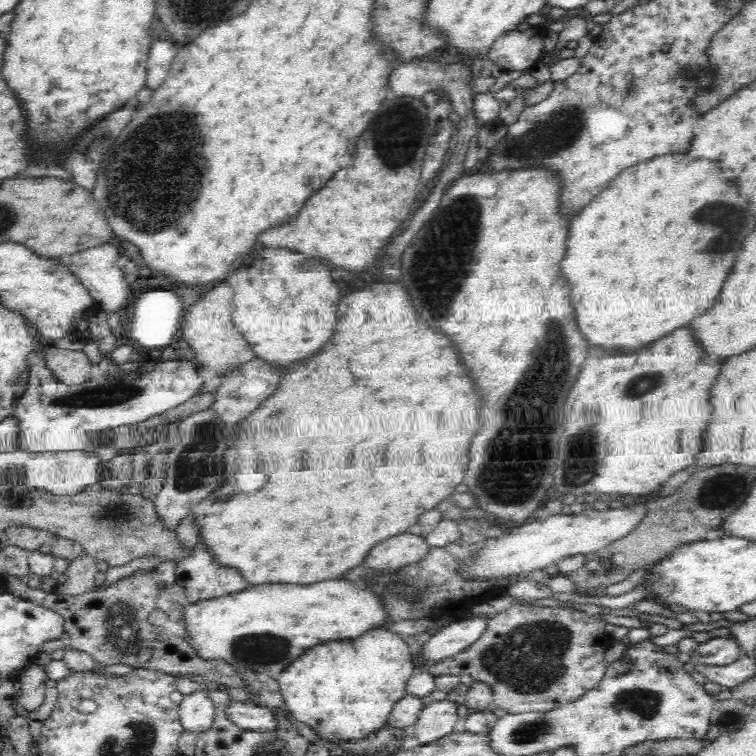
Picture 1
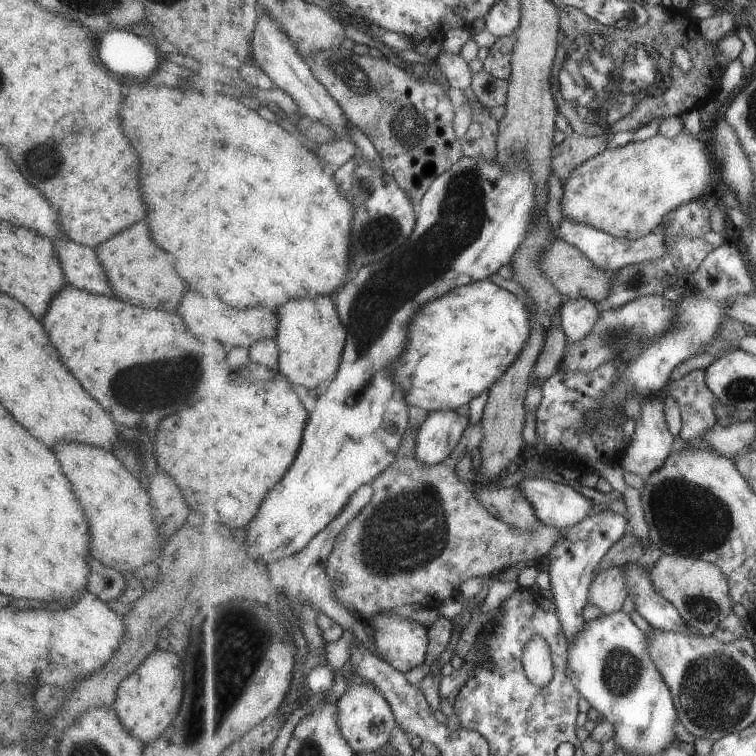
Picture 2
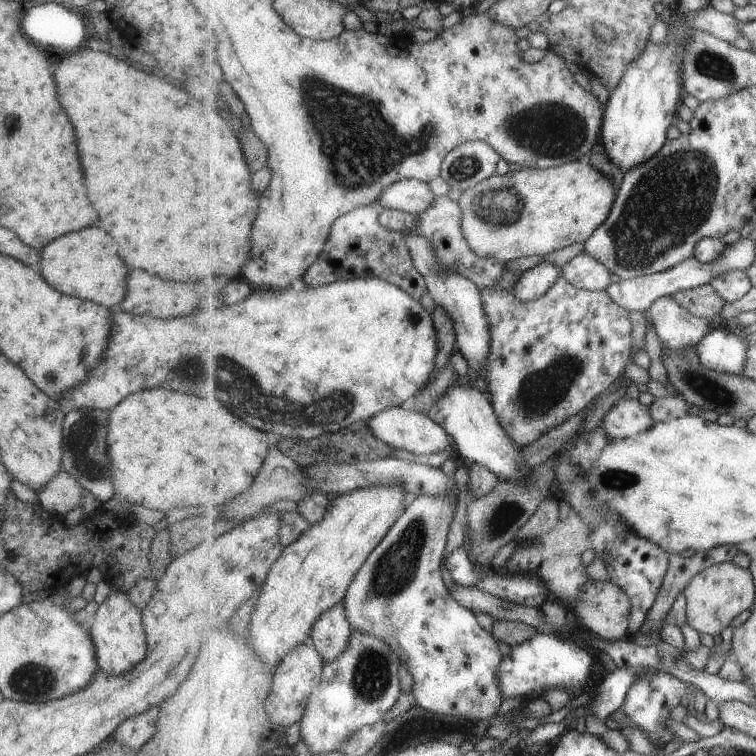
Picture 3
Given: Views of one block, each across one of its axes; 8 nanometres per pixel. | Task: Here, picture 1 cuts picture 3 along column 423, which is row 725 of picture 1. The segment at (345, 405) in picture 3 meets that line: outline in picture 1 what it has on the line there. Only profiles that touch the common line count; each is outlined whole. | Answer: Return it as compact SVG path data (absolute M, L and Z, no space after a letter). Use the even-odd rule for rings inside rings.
M380 629L370 630L364 638L356 638L347 644L314 646L280 674L278 684L281 697L294 720L306 724L324 742L341 747L348 742L365 741L388 726L389 714L406 694L407 682L415 672L410 649L404 638L389 629Z

